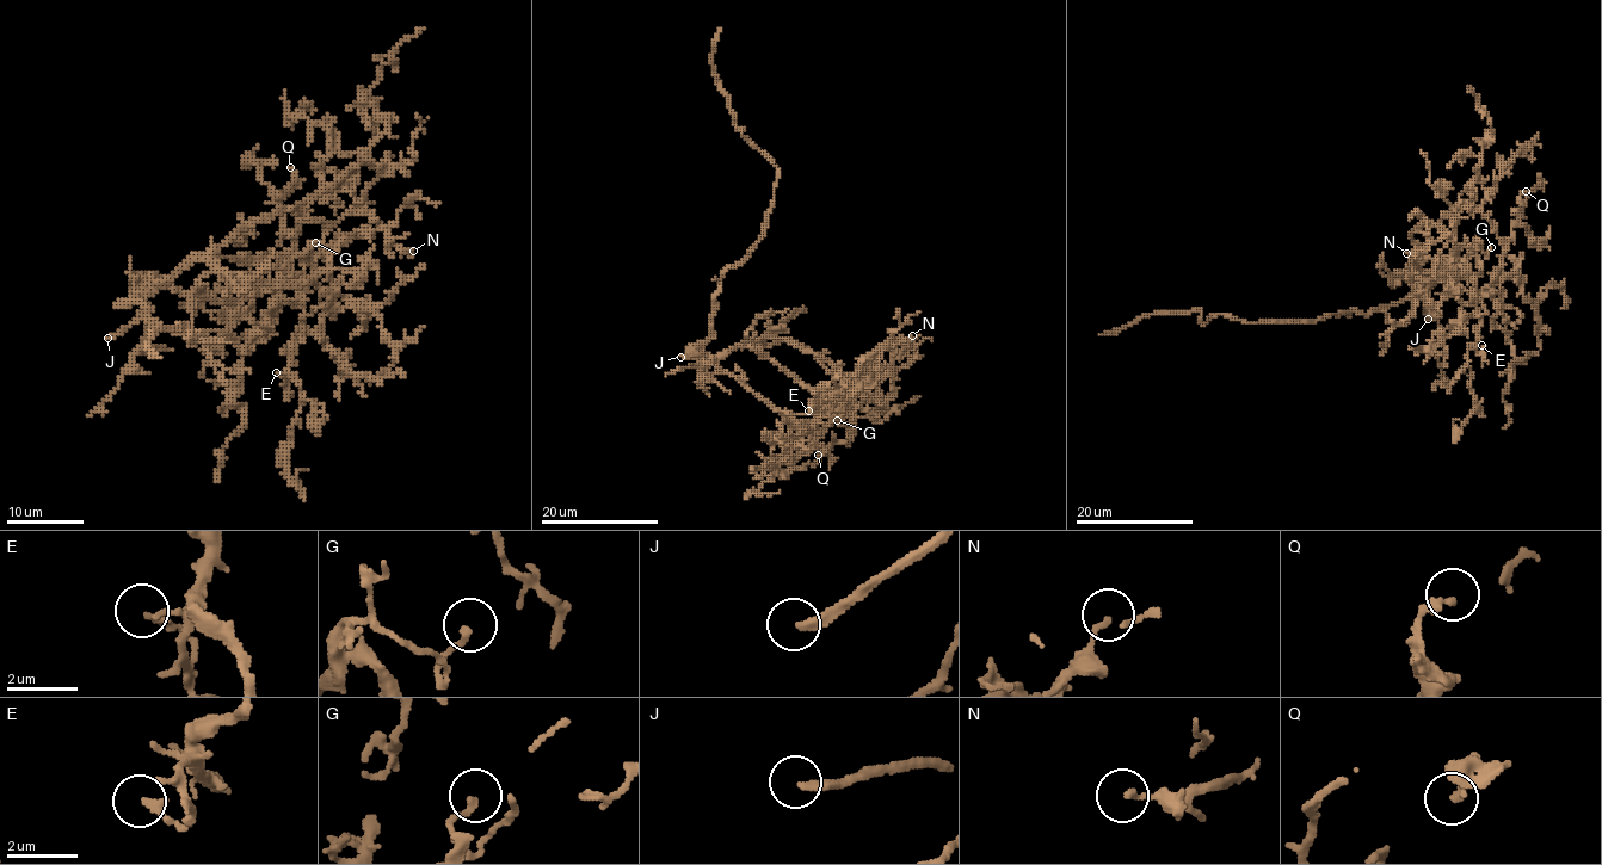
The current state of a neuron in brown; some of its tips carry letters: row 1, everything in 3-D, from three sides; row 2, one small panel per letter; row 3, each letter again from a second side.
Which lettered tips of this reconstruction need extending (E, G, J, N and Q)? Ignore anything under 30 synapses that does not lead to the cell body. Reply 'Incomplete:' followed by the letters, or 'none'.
Incomplete: J

